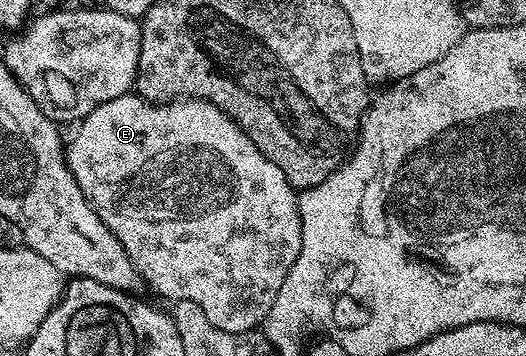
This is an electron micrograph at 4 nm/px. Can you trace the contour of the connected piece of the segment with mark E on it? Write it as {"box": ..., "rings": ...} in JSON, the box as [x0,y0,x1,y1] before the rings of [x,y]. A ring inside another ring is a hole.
{"box":[66,92,302,334],"rings":[[[129,92],[118,96],[114,100],[110,100],[106,104],[98,104],[92,111],[75,127],[76,135],[72,138],[72,143],[67,143],[66,157],[68,159],[68,167],[74,176],[74,180],[78,180],[78,188],[82,188],[82,196],[86,196],[86,200],[94,208],[94,212],[106,224],[106,228],[110,228],[110,232],[114,234],[118,241],[122,244],[122,248],[126,250],[126,256],[130,256],[130,260],[134,264],[134,268],[140,273],[141,279],[145,283],[148,282],[161,294],[162,297],[168,298],[172,302],[181,302],[182,300],[194,300],[194,304],[198,304],[198,308],[202,308],[202,312],[206,316],[206,320],[210,320],[210,324],[214,324],[214,328],[222,328],[226,332],[234,332],[235,334],[247,334],[255,331],[257,327],[263,323],[266,315],[270,312],[270,308],[274,304],[274,300],[278,296],[278,292],[282,288],[282,284],[286,280],[286,276],[290,272],[290,268],[294,264],[294,260],[298,260],[300,255],[300,244],[302,242],[302,224],[300,223],[300,203],[298,201],[297,191],[292,189],[291,184],[286,180],[286,176],[282,172],[282,168],[278,168],[278,164],[274,164],[270,160],[266,160],[266,156],[262,156],[262,152],[258,152],[258,148],[254,148],[254,142],[250,140],[250,136],[246,136],[246,132],[242,132],[242,128],[230,116],[226,116],[226,112],[222,112],[209,102],[204,102],[200,98],[182,98],[174,102],[162,102],[153,104],[145,102],[139,94]]]}

